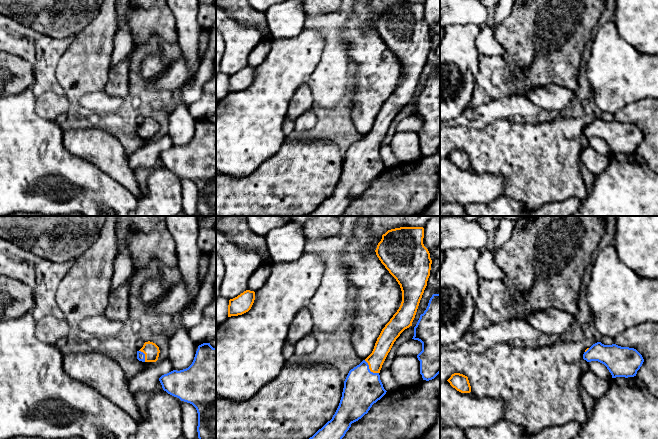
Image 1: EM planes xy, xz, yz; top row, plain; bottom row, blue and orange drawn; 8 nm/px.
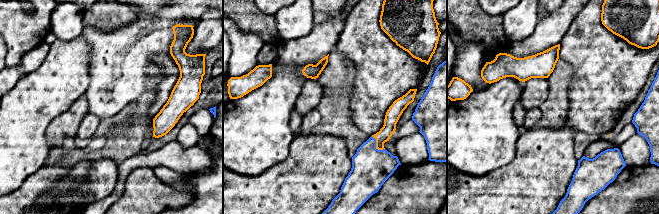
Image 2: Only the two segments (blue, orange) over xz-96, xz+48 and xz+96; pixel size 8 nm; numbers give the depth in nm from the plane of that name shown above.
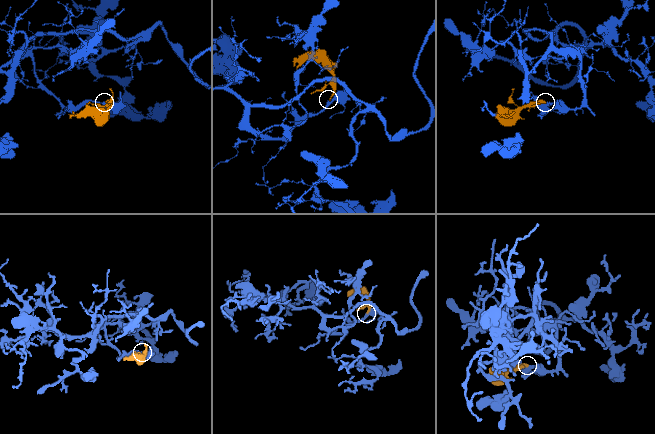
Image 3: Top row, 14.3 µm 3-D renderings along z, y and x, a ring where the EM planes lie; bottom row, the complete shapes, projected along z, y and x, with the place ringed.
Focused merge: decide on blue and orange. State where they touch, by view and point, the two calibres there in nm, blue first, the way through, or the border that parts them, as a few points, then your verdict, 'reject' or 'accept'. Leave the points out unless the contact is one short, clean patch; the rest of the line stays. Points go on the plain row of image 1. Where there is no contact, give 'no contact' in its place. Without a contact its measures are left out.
meets blue in xz at (369, 145); 300 nm thick on the blue side, 140 nm on the other; runs through xz (362, 164), (363, 156), (369, 145), (384, 119); accept

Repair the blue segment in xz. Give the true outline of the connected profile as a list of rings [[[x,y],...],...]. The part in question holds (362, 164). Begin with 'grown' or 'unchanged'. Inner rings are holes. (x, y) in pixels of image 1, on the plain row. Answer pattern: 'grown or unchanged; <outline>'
grown; [[[400,3],[382,11],[375,28],[400,61],[401,81],[382,105],[372,129],[349,147],[332,195],[308,216],[342,216],[351,200],[386,170],[380,146],[396,115],[412,102],[430,52],[432,36],[423,14],[423,3]]]

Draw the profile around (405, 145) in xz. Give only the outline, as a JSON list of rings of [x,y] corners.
[[[416,131],[396,132],[389,145],[400,162],[413,162],[423,155]]]

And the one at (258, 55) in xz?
[[[261,40],[254,49],[250,52],[247,60],[247,65],[256,68],[258,65],[263,63],[271,48],[269,40]]]

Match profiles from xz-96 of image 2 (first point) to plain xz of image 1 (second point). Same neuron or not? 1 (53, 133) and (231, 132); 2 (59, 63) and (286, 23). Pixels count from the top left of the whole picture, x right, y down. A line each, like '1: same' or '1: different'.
1: different
2: different

